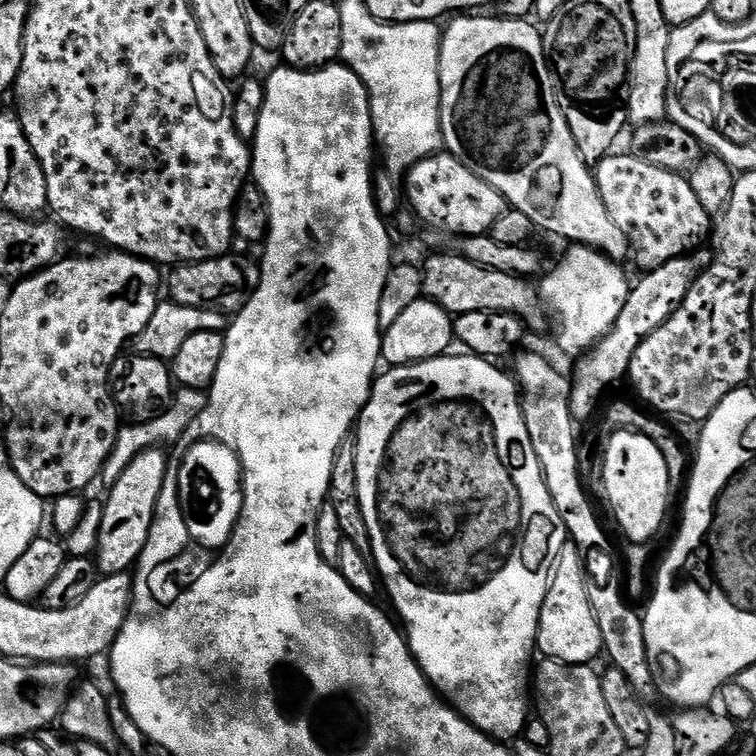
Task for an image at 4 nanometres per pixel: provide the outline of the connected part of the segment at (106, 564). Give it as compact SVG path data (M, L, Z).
M155 447L138 454L138 458L126 466L122 478L107 489L108 500L103 501L102 530L98 530L98 546L94 553L96 567L104 576L128 572L140 559L146 538L150 536L150 526L154 522L162 482L168 469L168 456L160 452L163 451Z

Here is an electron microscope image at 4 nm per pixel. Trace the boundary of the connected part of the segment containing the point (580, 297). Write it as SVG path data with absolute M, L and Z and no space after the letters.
M585 244L569 249L557 262L556 269L544 281L539 281L538 291L547 311L554 317L557 346L571 358L579 358L618 322L618 314L622 314L622 306L626 306L630 280L624 277L621 265L603 252Z

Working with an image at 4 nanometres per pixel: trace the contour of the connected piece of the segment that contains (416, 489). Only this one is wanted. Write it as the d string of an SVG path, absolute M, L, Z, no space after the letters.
M445 354L435 356L429 360L423 360L417 364L401 364L392 366L387 369L388 373L377 375L373 385L372 393L368 395L366 406L360 411L360 419L358 427L354 432L356 441L356 465L358 466L358 502L362 510L362 518L366 518L366 530L370 530L370 542L372 543L371 559L374 561L375 571L378 573L379 579L388 587L388 596L392 599L392 604L396 607L395 615L408 623L406 627L406 639L408 647L412 650L417 664L424 672L424 676L428 679L428 683L436 689L437 693L451 707L455 708L464 719L487 736L491 736L497 742L512 742L523 733L525 725L530 720L528 715L528 704L530 708L530 664L528 668L528 659L531 658L532 652L537 651L536 635L538 634L538 626L540 625L540 615L542 614L542 602L548 593L548 586L552 582L552 574L556 566L556 559L560 557L562 546L569 543L570 537L566 526L562 522L558 510L554 510L554 498L550 498L550 490L546 490L546 478L542 474L542 466L538 462L538 454L534 454L534 442L530 442L530 430L526 430L526 418L524 417L524 408L520 405L520 394L518 385L511 375L508 376L499 368L499 363L493 362L491 359L474 356L471 354L463 354L464 356L452 356L453 354Z

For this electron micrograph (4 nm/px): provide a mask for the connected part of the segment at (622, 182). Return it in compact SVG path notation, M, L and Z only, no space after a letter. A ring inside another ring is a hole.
M609 154L595 165L596 185L610 218L626 234L631 259L636 259L640 270L653 272L658 266L699 249L696 247L709 239L714 220L698 202L688 176L650 166L635 154L616 155Z

